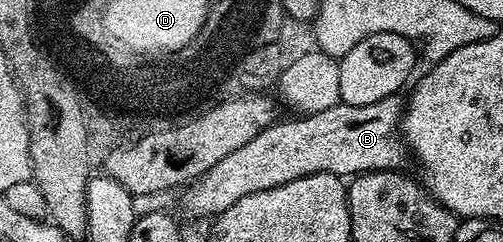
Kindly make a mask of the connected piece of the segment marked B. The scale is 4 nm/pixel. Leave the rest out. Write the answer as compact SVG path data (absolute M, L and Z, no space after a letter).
M390 95L381 101L373 101L373 105L349 105L340 101L336 107L312 115L303 113L295 117L299 119L287 119L284 123L276 121L261 133L257 133L253 141L241 145L241 149L233 149L229 157L221 157L221 161L217 161L213 169L209 169L199 176L197 181L192 182L182 192L183 207L191 215L217 217L222 211L229 209L229 205L241 201L241 197L249 197L249 193L261 193L261 189L277 189L277 185L289 185L289 181L309 177L313 173L354 177L362 175L364 171L390 171L402 168L402 163L409 159L409 148L401 138L404 114L404 100L399 95Z

